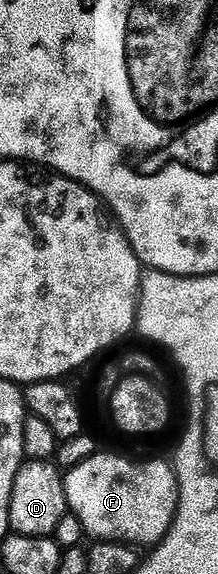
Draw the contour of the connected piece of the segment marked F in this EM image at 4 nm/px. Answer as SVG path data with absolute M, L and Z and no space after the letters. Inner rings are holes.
M107 450L86 458L77 468L64 476L64 489L68 495L68 507L84 523L84 531L89 537L97 536L100 542L129 540L132 544L155 546L172 529L176 520L176 508L180 505L180 484L176 480L176 469L171 463L148 460L145 464L135 464L124 456L111 456Z

